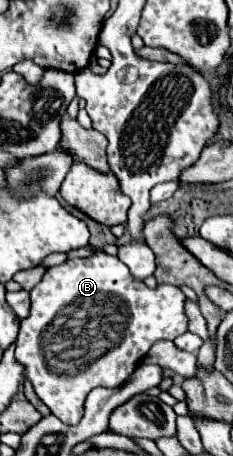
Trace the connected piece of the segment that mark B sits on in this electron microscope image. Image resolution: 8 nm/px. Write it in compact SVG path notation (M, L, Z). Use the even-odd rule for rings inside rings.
M96 252L90 258L74 258L62 266L48 268L42 282L30 292L30 298L30 316L20 322L16 360L24 366L24 376L32 382L38 398L64 424L80 422L84 416L84 400L92 388L122 386L154 342L174 340L184 334L188 326L182 310L186 296L178 286L148 288L128 272L128 266L122 264L118 256L106 252Z

